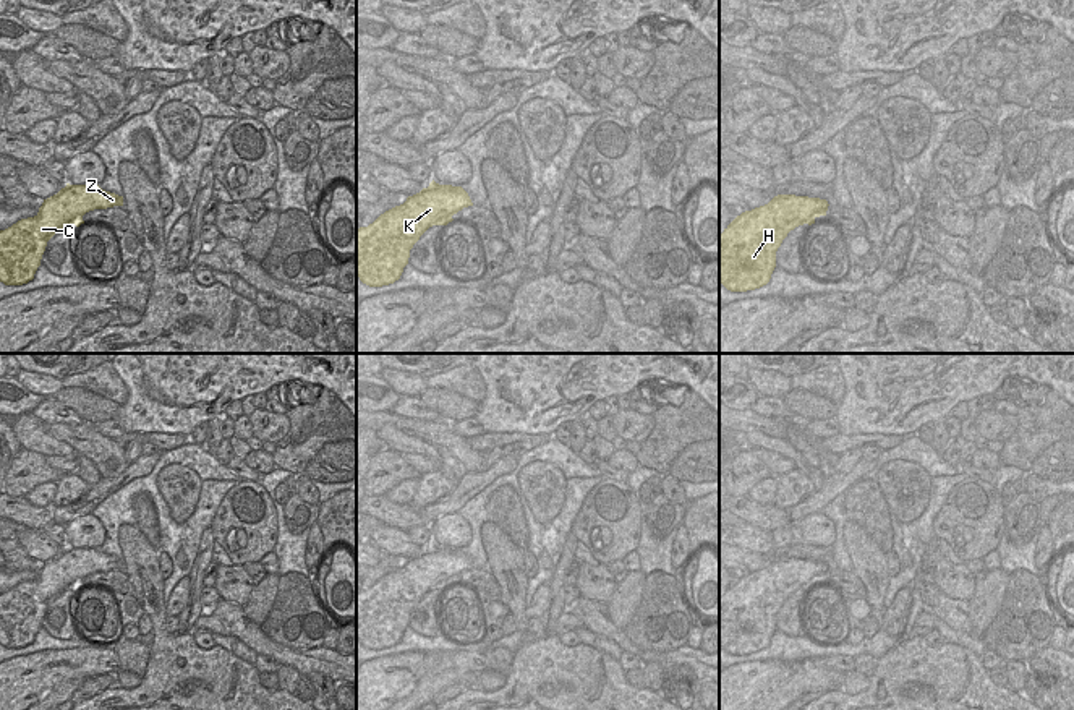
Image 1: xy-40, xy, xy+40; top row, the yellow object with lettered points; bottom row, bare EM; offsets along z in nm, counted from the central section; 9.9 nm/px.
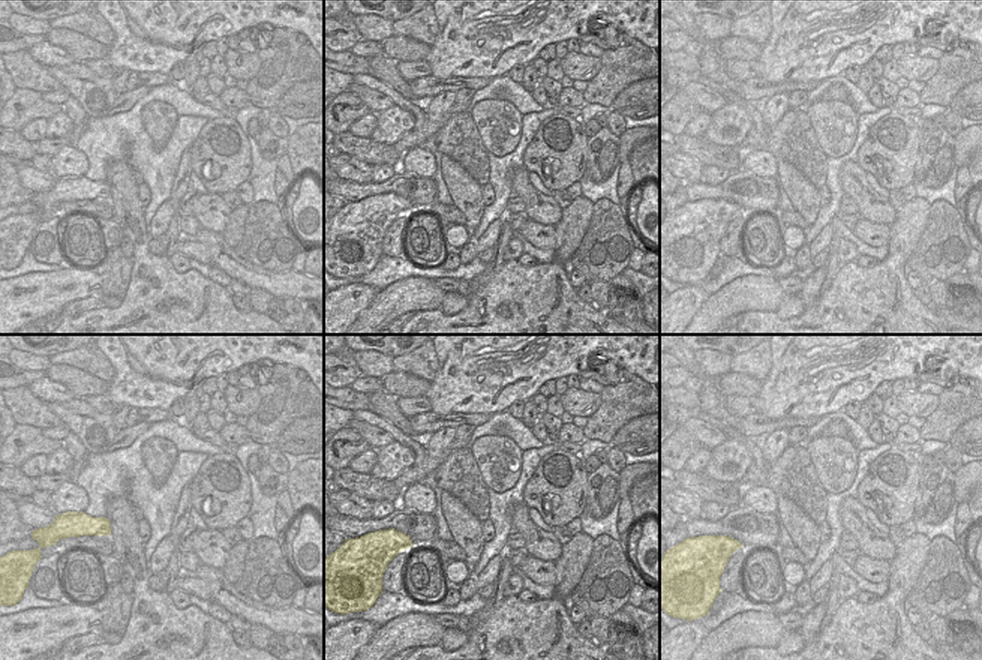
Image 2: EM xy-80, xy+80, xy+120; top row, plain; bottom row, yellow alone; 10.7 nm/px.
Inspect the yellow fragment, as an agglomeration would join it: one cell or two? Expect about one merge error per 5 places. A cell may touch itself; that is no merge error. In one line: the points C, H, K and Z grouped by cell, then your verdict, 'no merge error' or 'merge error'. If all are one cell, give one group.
C H K Z; no merge error

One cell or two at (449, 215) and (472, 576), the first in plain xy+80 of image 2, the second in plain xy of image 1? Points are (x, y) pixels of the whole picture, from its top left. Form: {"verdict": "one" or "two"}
{"verdict": "one"}

